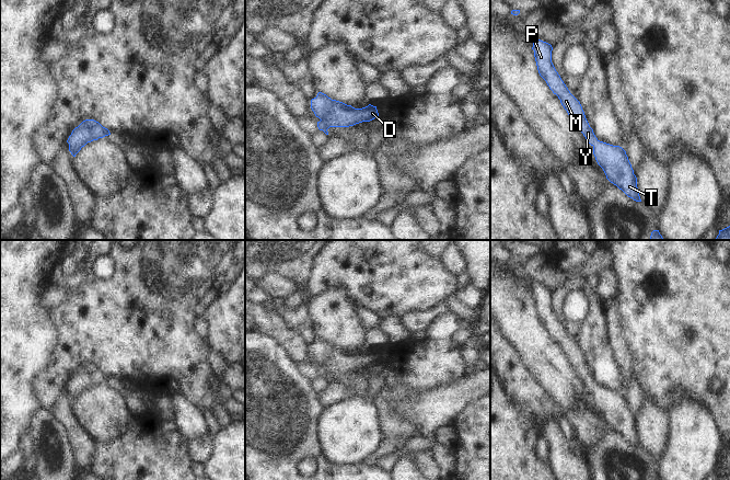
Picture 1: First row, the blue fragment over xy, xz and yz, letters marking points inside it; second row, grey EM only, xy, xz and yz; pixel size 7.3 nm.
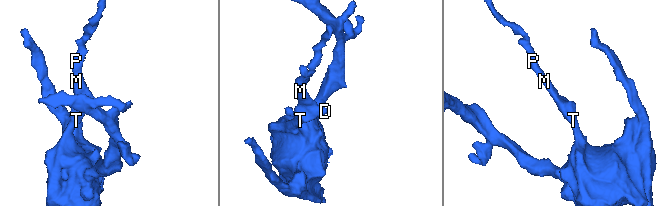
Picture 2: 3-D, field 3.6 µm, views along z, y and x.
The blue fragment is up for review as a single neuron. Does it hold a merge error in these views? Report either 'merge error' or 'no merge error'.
no merge error

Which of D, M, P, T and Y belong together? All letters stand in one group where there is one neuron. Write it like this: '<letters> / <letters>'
D M P T Y

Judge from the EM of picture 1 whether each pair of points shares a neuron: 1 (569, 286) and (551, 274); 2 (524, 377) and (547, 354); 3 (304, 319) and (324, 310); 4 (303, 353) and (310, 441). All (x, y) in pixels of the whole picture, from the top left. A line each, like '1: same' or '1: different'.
1: different
2: different
3: different
4: different

